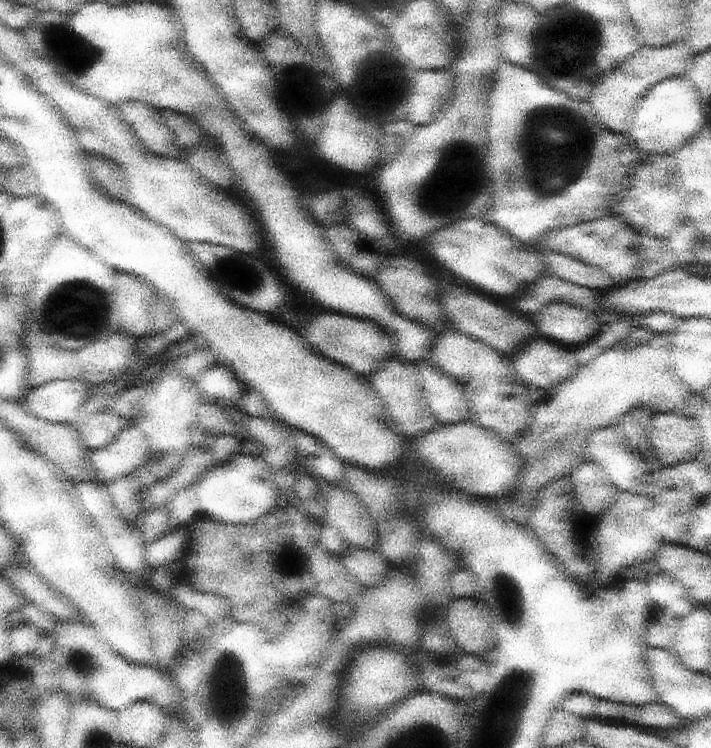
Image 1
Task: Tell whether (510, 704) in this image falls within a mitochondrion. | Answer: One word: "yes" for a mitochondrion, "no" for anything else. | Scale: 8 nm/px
yes

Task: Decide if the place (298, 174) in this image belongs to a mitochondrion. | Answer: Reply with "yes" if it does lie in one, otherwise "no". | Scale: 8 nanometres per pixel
no

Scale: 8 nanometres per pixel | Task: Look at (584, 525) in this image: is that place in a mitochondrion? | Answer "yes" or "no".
no

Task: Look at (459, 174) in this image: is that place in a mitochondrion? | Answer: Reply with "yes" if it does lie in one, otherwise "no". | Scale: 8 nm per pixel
yes

